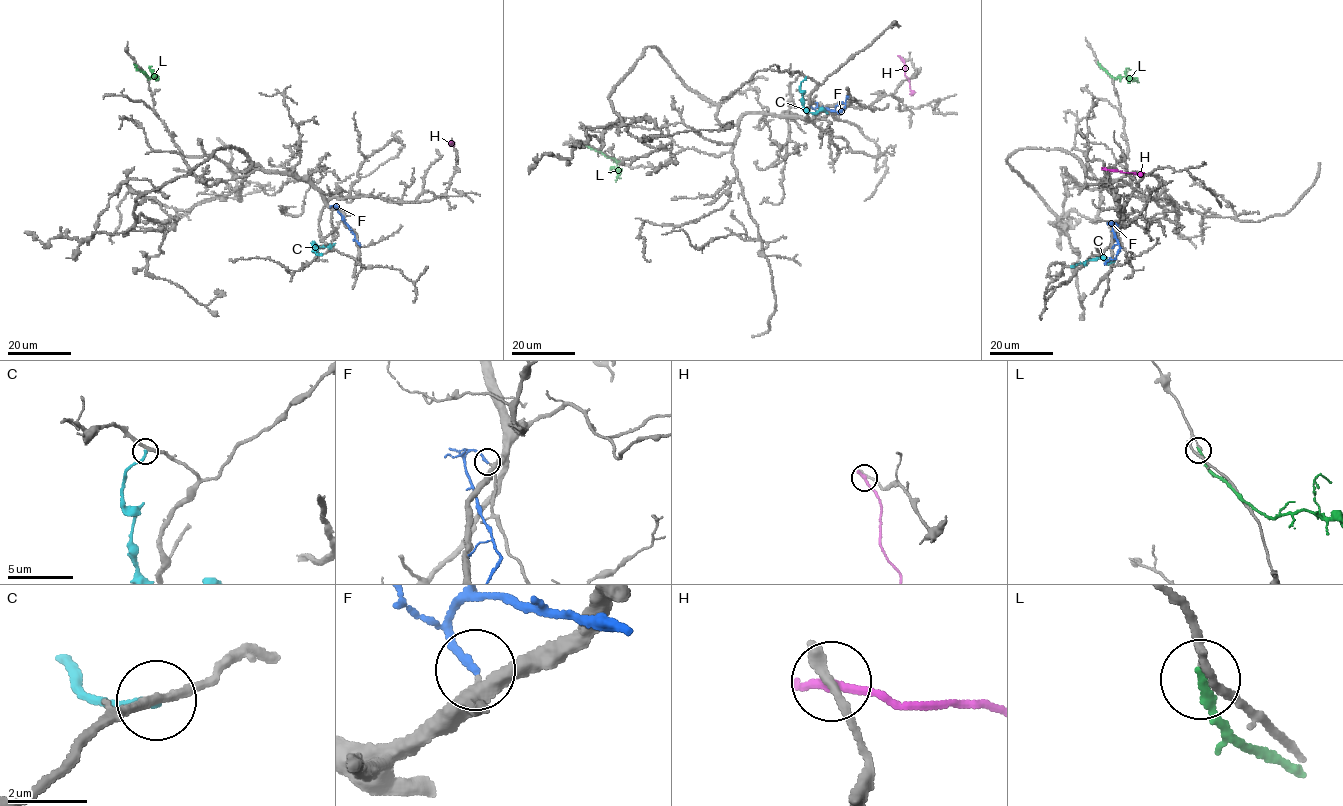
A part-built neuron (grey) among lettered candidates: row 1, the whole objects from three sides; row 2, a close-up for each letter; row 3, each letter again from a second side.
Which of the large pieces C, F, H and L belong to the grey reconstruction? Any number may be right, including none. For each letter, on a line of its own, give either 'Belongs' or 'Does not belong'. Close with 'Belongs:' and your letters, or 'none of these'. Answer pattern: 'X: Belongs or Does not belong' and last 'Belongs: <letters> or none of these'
C: Does not belong
F: Does not belong
H: Does not belong
L: Does not belong
Belongs: none of these

